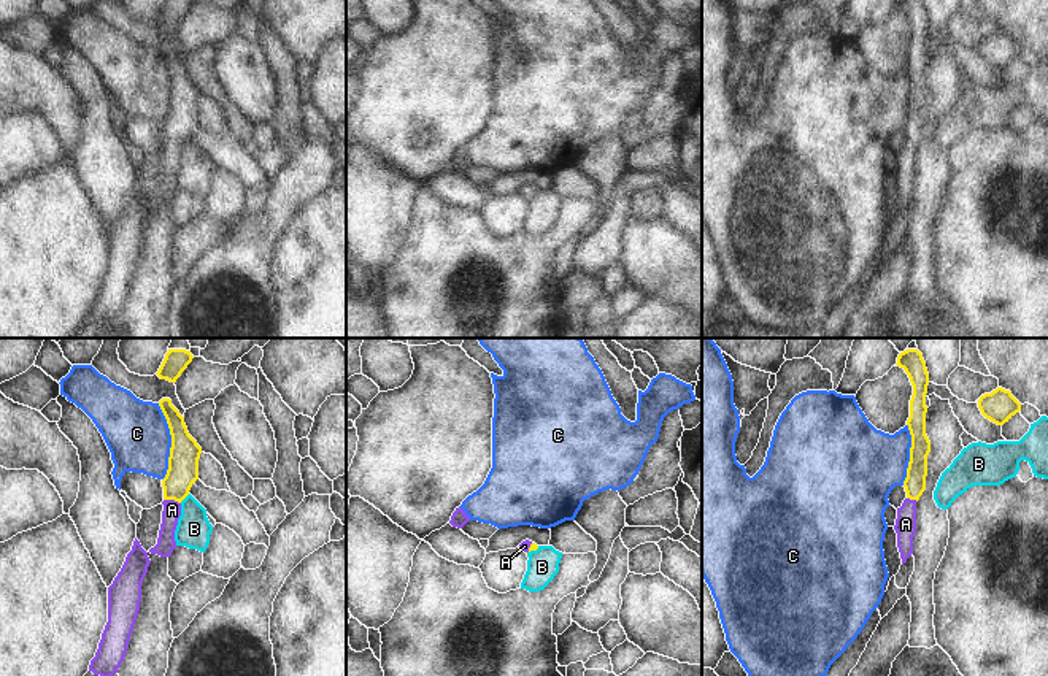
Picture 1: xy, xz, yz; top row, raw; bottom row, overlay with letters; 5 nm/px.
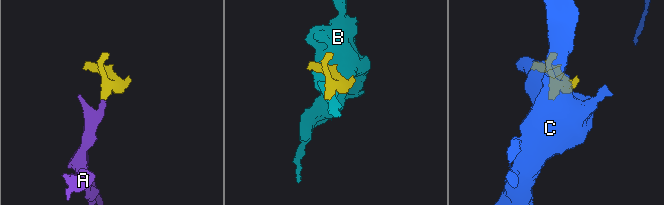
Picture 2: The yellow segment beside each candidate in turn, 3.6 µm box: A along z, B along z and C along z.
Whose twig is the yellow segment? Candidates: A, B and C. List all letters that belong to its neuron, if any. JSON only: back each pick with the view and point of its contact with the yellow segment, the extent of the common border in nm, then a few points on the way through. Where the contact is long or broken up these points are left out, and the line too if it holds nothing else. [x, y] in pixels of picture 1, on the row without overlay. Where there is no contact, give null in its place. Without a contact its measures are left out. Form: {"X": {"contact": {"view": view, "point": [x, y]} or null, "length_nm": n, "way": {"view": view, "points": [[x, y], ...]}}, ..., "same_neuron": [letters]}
{"A": {"contact": {"view": "xy", "point": [172, 143]}, "length_nm": 90, "way": {"view": "xy", "points": [[183, 108], [183, 116], [172, 143], [172, 154]]}}, "same_neuron": ["A"]}

